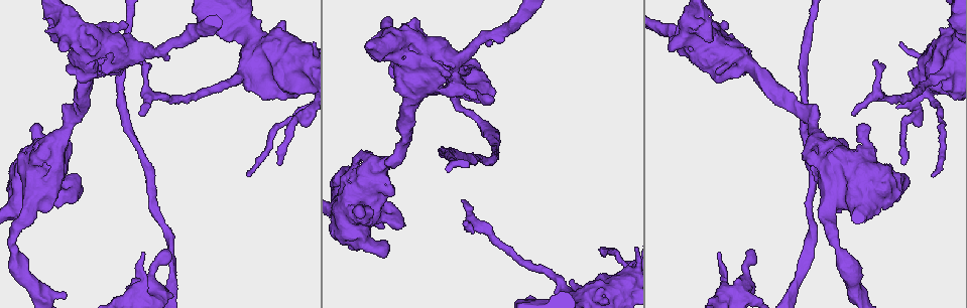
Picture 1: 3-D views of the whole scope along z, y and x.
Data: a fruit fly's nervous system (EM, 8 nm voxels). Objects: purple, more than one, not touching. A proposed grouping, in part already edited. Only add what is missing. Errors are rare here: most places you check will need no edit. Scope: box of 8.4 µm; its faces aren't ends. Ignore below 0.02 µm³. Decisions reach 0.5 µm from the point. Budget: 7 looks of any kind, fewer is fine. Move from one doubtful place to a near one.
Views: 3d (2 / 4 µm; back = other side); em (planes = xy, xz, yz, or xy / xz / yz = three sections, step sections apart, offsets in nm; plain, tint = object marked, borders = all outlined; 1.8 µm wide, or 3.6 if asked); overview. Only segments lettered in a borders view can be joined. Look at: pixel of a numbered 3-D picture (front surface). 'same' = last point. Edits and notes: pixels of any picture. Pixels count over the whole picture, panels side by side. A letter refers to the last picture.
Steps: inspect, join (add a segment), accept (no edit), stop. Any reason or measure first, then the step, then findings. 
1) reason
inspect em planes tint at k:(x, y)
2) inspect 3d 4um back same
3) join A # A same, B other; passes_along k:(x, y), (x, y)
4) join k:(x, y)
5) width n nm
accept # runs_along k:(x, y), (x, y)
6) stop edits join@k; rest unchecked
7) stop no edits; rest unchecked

thin end
inspect 3d 2um at 1:(904, 164)

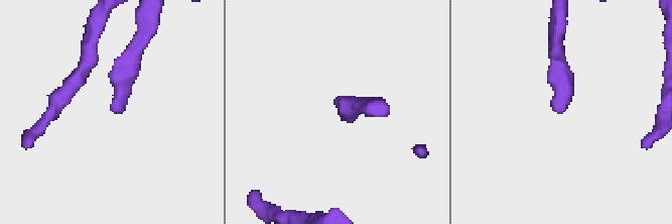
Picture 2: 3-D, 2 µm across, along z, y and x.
inspect em planes borders at 2:(115, 112)

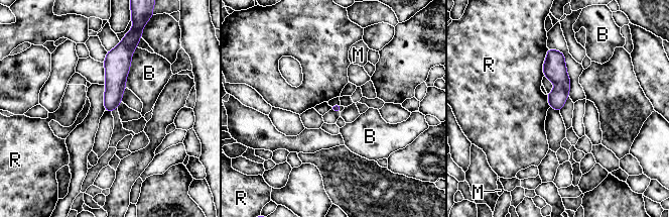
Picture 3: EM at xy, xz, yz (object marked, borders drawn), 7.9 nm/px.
longest_contact B 340 nm
accept # B other, M other, R other; border 3:(548, 48), (543, 64), (543, 75); none of them fits

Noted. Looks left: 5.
touches itself
inspect 3d 4um at 1:(376, 167)

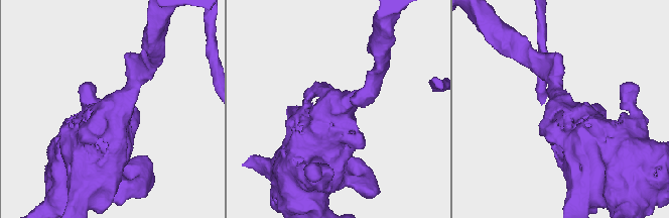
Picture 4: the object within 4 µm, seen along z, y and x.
shape alone is not enough
inspect em xz step 4 borders at 4:(112, 106)

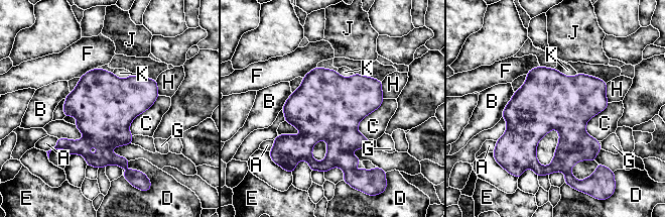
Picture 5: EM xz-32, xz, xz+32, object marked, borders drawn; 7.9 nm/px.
accept # A other, B other, C other, D other, E other, F other, G other, H other, J other, K other; no lettered segment goes on from it

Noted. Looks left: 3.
inspect 3d 4um at 1:(669, 38)

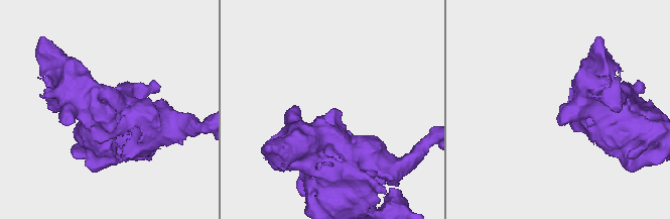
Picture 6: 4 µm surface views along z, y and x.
shape alone is not enough
inspect em planes borders at 6:(332, 109)

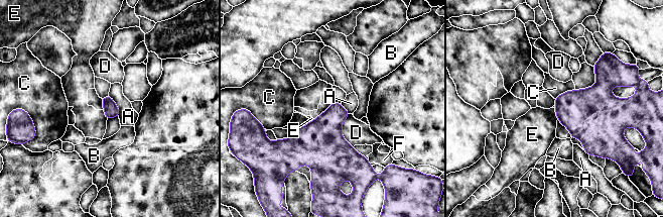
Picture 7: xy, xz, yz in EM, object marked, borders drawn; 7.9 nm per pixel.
accept # A other, B other, C other, D other, E other, F other; border 7:(554, 108), (558, 119); none of them fits

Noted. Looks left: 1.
stop no edits; rest unchecked

